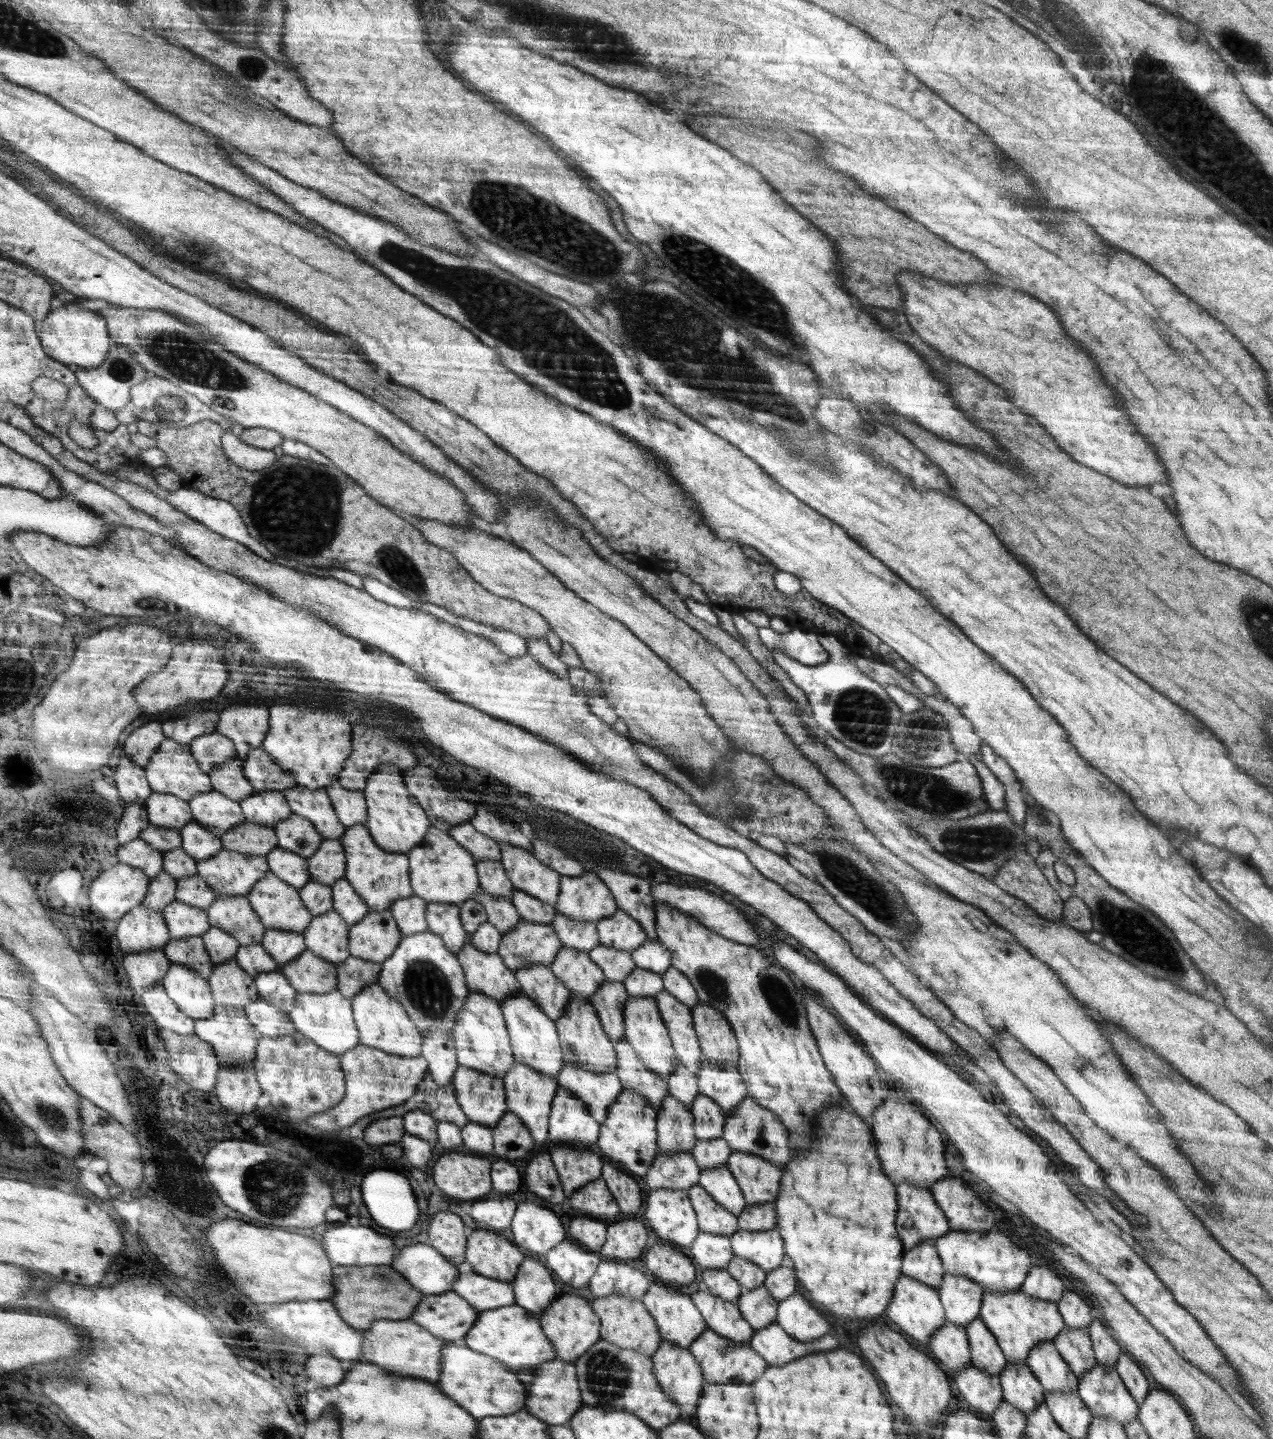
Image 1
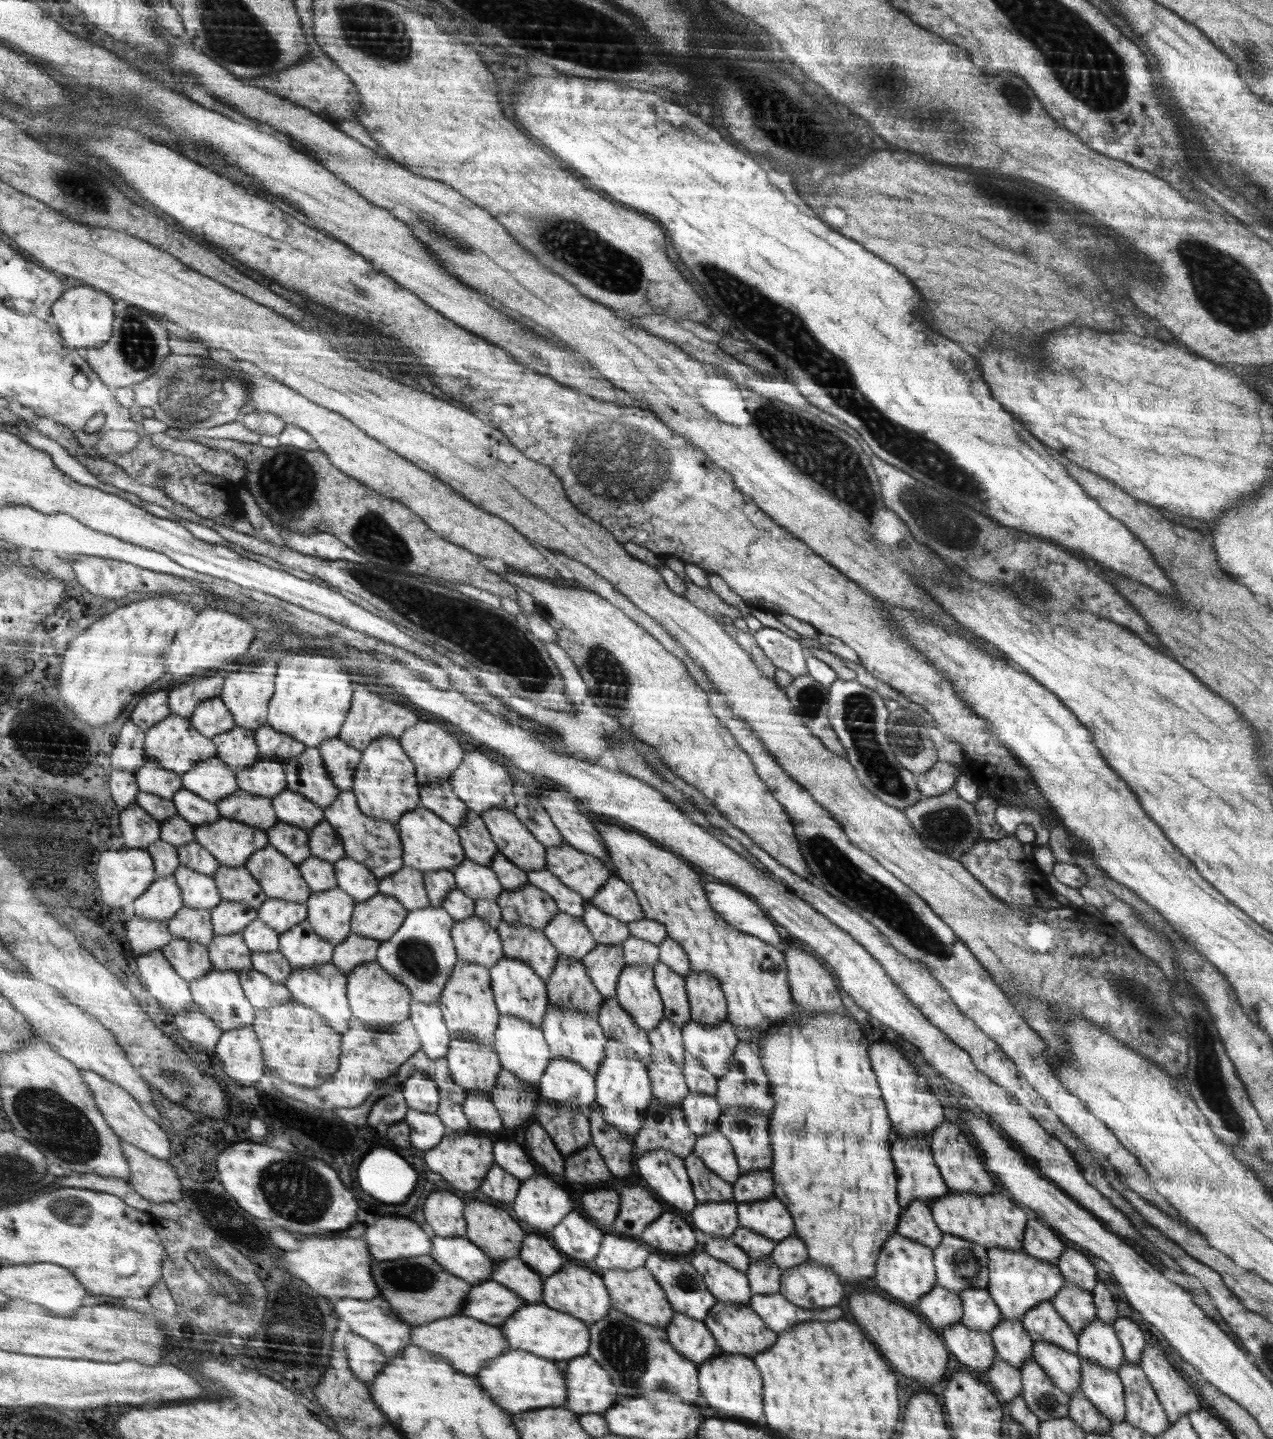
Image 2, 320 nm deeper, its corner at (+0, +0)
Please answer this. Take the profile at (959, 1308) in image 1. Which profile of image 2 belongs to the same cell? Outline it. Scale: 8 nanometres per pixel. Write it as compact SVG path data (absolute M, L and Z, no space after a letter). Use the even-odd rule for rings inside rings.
M943 1233L940 1244L934 1250L935 1274L938 1284L959 1294L966 1287L987 1288L990 1284L990 1256L986 1248L970 1239L960 1238L958 1235Z

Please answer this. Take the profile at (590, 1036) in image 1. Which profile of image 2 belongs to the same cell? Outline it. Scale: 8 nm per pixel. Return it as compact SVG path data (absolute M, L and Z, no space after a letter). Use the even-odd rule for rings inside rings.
M559 956L555 972L547 978L545 985L550 1005L580 1011L596 1018L606 1000L587 968L566 956Z

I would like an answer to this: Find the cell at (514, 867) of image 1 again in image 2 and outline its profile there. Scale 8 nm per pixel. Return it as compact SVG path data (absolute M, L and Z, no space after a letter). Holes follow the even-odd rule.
M488 809L481 818L498 853L513 862L514 866L526 872L547 868L547 848L526 830L514 812Z

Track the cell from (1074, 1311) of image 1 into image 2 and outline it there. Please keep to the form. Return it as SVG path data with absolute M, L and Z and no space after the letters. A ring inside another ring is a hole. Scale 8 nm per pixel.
M1065 1247L1058 1259L1057 1266L1062 1272L1064 1283L1072 1283L1084 1290L1091 1290L1097 1283L1097 1274L1089 1255L1076 1248Z

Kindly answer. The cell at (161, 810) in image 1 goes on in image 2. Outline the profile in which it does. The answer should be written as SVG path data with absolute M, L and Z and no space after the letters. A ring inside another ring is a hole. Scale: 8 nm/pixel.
M148 759L149 761L137 772L141 790L174 800L176 793L185 788L183 776Z

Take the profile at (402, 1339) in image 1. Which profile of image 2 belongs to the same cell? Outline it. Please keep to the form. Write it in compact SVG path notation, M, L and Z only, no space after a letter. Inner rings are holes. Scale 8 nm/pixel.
M462 1315L440 1319L428 1325L415 1325L411 1328L410 1346L419 1346L433 1355L444 1356L444 1360L453 1370L460 1370L466 1374L476 1374L480 1368L486 1367L488 1360L498 1358L510 1350L509 1342L500 1332L500 1327L490 1326Z

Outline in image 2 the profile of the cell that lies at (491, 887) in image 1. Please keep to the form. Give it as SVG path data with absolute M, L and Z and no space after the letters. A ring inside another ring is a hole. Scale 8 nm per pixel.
M468 809L466 823L458 826L458 834L462 840L466 860L490 866L498 850L481 816Z

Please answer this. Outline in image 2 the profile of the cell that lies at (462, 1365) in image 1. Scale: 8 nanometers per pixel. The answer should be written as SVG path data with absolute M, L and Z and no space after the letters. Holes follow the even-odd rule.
M508 1350L498 1358L492 1359L492 1366L480 1370L478 1378L488 1386L488 1394L496 1394L496 1402L508 1412L524 1412L528 1408L546 1406L566 1406L568 1401L568 1382L564 1374L556 1368L552 1360L525 1350ZM492 1390L492 1392L490 1392Z

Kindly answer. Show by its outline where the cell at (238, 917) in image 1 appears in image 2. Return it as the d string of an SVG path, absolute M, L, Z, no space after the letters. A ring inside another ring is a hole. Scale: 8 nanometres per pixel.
M221 865L215 877L223 900L243 902L256 910L267 900L260 882L252 876L246 865L239 867Z

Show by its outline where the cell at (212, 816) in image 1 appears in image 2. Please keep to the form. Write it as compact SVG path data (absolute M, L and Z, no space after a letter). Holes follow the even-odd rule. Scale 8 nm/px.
M218 756L202 761L194 770L183 774L183 781L186 789L217 805L240 790L238 775Z

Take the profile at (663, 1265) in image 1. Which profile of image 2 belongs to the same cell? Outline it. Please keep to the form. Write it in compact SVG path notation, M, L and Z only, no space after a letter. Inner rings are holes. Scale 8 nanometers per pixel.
M669 1210L643 1230L641 1240L658 1253L668 1256L686 1256L696 1246L696 1238L688 1222Z

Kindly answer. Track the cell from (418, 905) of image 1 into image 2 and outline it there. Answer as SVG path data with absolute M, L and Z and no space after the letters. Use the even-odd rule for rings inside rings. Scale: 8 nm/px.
M406 865L399 872L378 881L379 893L394 896L407 907L408 912L431 904L421 870Z

